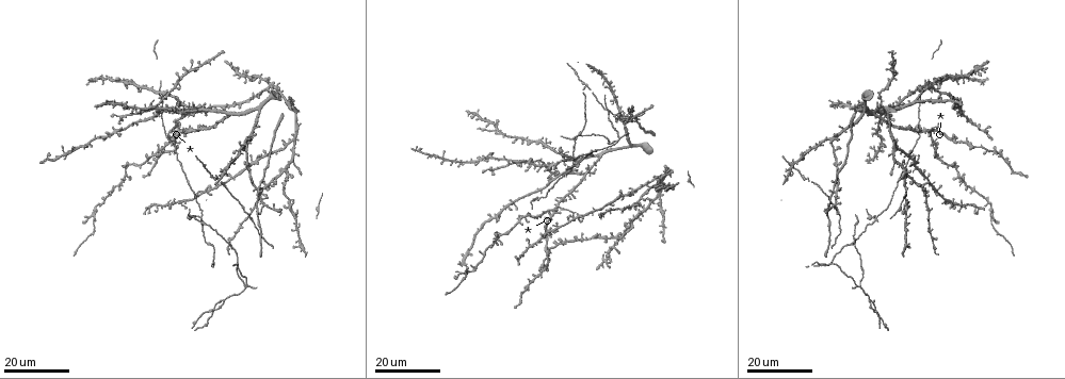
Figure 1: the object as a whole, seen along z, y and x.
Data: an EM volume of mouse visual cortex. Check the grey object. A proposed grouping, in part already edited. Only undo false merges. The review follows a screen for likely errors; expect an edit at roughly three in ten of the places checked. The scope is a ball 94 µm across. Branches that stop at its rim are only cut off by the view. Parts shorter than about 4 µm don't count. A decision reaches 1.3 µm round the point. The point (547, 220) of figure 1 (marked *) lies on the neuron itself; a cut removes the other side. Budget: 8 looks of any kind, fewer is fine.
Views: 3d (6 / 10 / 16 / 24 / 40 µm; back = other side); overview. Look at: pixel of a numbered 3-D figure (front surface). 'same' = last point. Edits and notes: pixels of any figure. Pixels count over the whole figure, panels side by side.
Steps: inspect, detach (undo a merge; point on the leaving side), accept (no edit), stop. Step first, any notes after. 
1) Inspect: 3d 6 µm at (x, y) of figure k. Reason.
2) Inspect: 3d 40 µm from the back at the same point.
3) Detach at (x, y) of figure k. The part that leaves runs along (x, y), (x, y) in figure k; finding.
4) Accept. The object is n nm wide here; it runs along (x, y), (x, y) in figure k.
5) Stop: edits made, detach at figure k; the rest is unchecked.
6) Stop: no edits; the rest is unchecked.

Inspect: 3d 16 µm at (291, 139) of figure 1. Four or more arms meet.

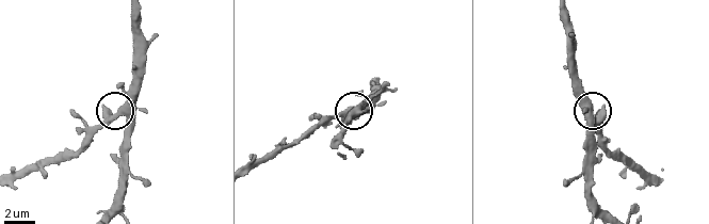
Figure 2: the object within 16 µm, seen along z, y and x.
Inspect: 3d 10 µm at (122, 113) of figure 2. Zoom in.

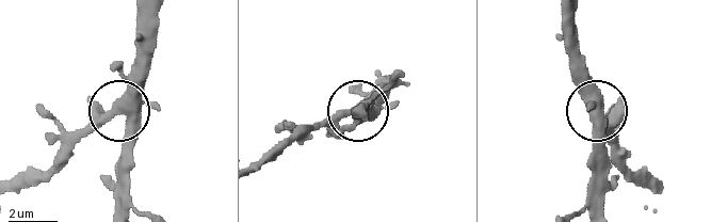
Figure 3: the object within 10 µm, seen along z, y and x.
Inspect: 3d 6 µm at (123, 112) of figure 3.

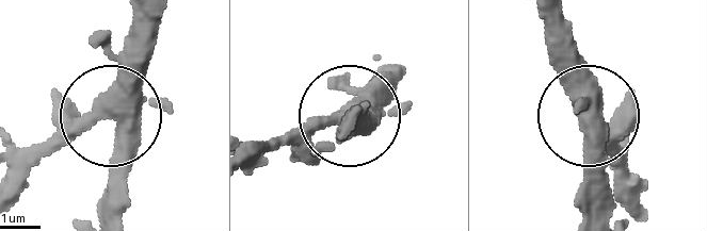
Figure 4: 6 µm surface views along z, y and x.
Accept. It runs along (376, 73), (356, 120) in figure 4; continuous, no second neuron.

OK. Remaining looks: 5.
Inspect: 3d 24 µm at (559, 207) of figure 1. Looks like a crossing.

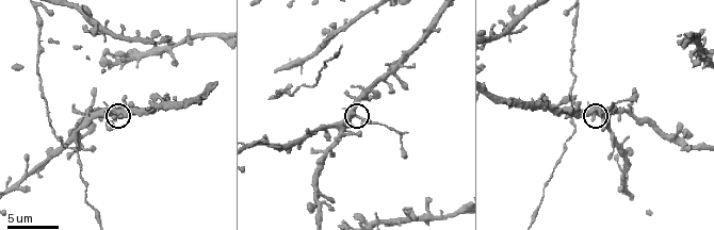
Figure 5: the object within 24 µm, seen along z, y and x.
Inspect: 3d 10 µm at (594, 109) of figure 5. Closer look.

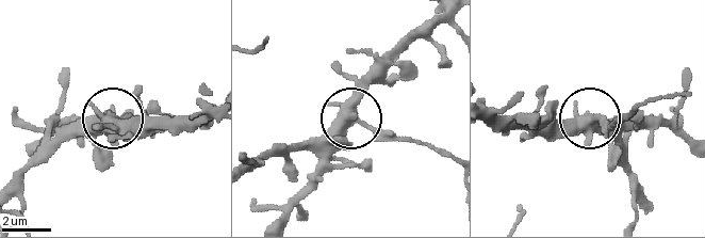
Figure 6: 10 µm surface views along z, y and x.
Detach at (392, 140) of figure 6. 5 arms meet here; a second neuron is stuck on.

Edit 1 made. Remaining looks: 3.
Inspect: overview.

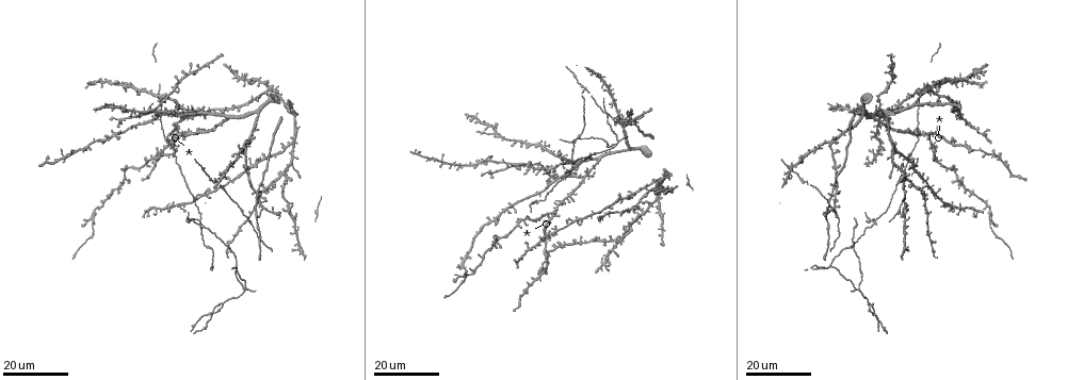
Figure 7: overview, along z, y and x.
Inspect: 3d 16 µm at (94, 216) of figure 7. Two arms in line, one across.

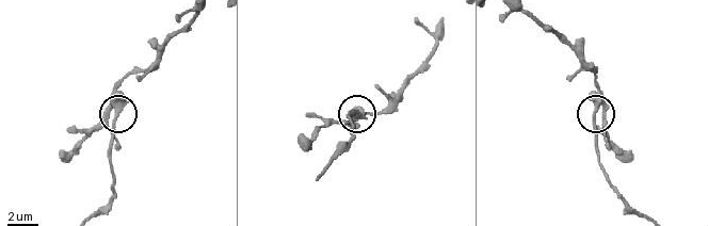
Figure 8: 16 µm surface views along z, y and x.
Inspect: 3d 10 µm at (113, 106) of figure 8. Closer look.

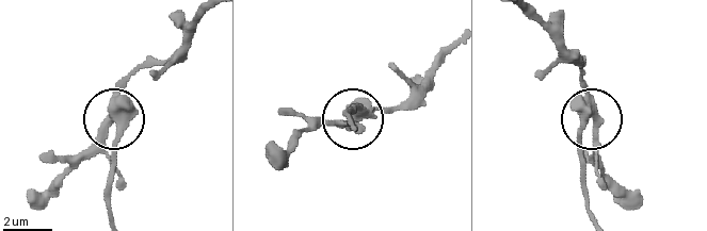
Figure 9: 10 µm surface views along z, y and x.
Detach at (116, 144) of figure 9. The part that leaves runs along (117, 111), (112, 218) in figure 9; two neurons meet here.

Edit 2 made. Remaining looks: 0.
Stop: edits made, detach at figure 6, detach at figure 9; the rest is unchecked.

